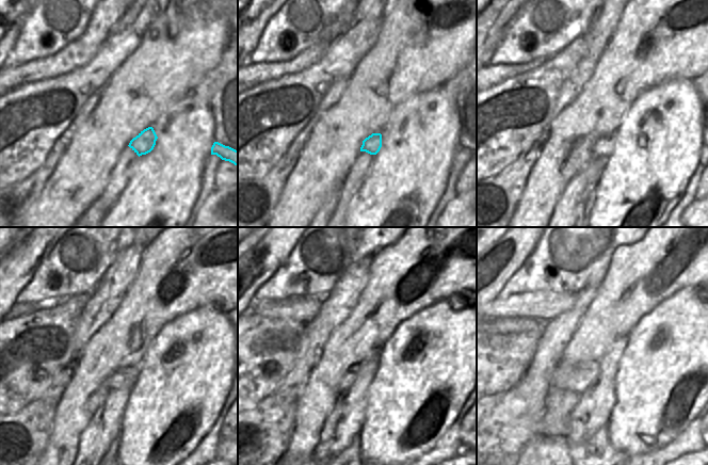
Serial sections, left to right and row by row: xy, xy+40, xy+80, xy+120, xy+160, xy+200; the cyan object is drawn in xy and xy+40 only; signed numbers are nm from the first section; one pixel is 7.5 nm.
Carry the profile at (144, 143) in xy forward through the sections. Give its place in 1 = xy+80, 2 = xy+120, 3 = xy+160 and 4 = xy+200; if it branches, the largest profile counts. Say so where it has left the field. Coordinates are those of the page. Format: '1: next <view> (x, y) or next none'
1: next xy+80 (604, 146)
2: next xy+120 (125, 377)
3: next xy+160 (349, 378)
4: next xy+200 (578, 378)

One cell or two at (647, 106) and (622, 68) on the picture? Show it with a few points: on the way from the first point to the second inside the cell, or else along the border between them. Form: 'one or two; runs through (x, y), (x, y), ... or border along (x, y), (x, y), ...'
two; border along (661, 82), (644, 90), (629, 107), (625, 115)

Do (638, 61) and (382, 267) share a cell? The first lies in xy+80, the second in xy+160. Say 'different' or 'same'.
same

